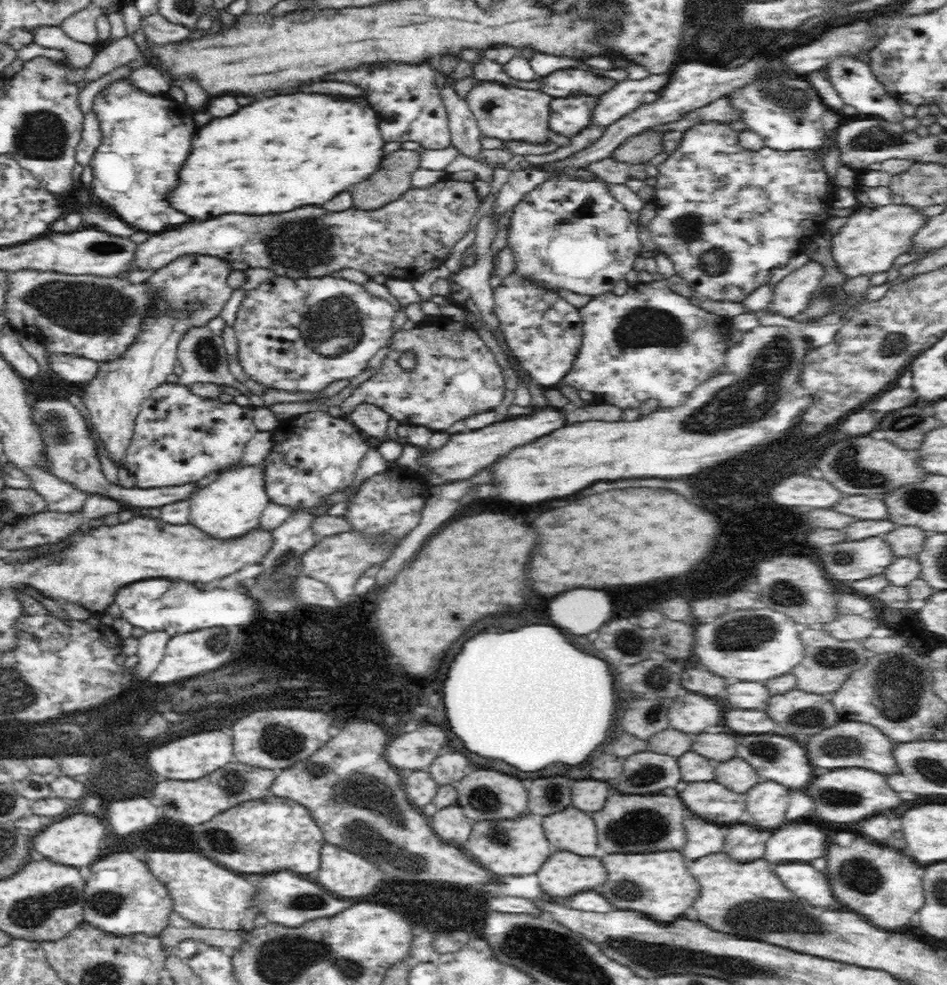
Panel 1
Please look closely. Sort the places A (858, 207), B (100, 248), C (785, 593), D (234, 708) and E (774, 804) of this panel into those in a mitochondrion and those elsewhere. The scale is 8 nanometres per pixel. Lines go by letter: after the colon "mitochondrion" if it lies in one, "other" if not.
A: other
B: mitochondrion
C: mitochondrion
D: other
E: other

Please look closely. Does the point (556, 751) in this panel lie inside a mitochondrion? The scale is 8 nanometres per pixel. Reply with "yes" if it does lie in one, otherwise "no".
no

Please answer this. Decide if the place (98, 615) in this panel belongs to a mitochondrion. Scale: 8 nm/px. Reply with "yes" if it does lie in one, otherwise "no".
no

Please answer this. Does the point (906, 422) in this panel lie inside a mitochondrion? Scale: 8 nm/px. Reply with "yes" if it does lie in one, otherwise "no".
yes

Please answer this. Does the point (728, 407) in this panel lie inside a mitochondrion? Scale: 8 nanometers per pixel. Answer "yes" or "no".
yes

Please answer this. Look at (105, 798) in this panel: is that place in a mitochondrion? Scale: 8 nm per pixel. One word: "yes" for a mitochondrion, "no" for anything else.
no

